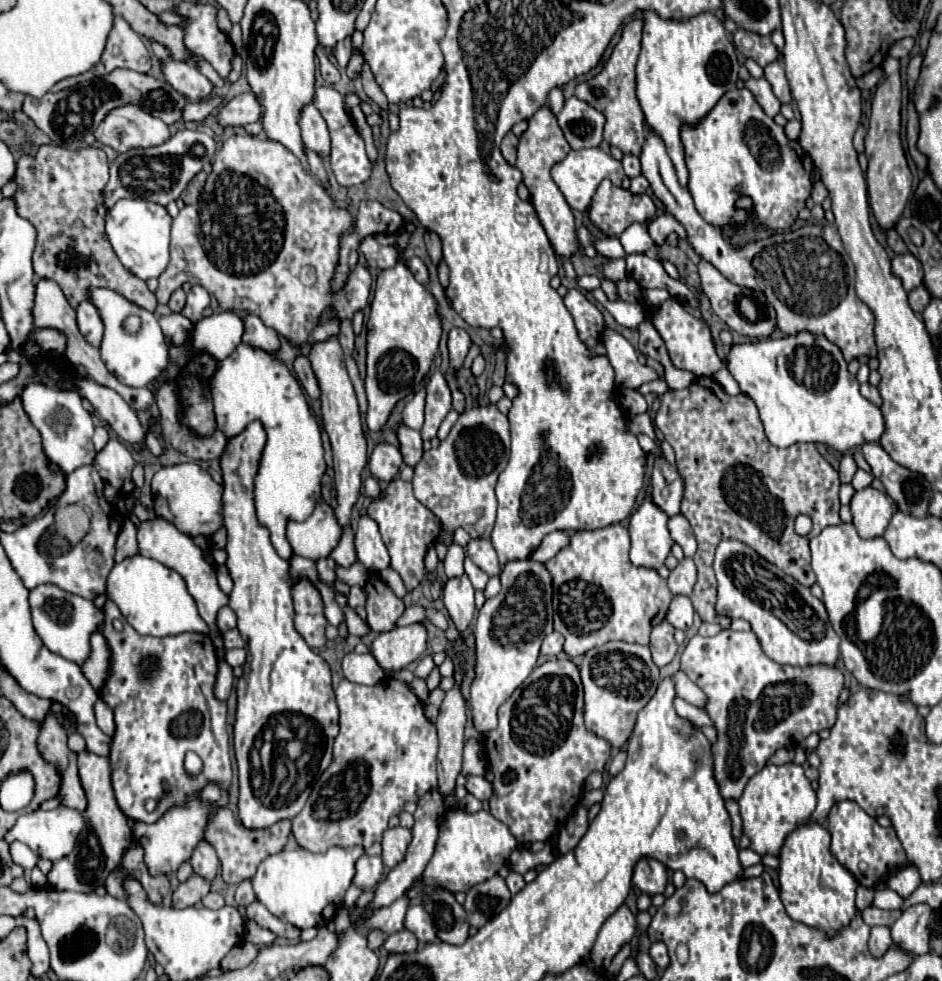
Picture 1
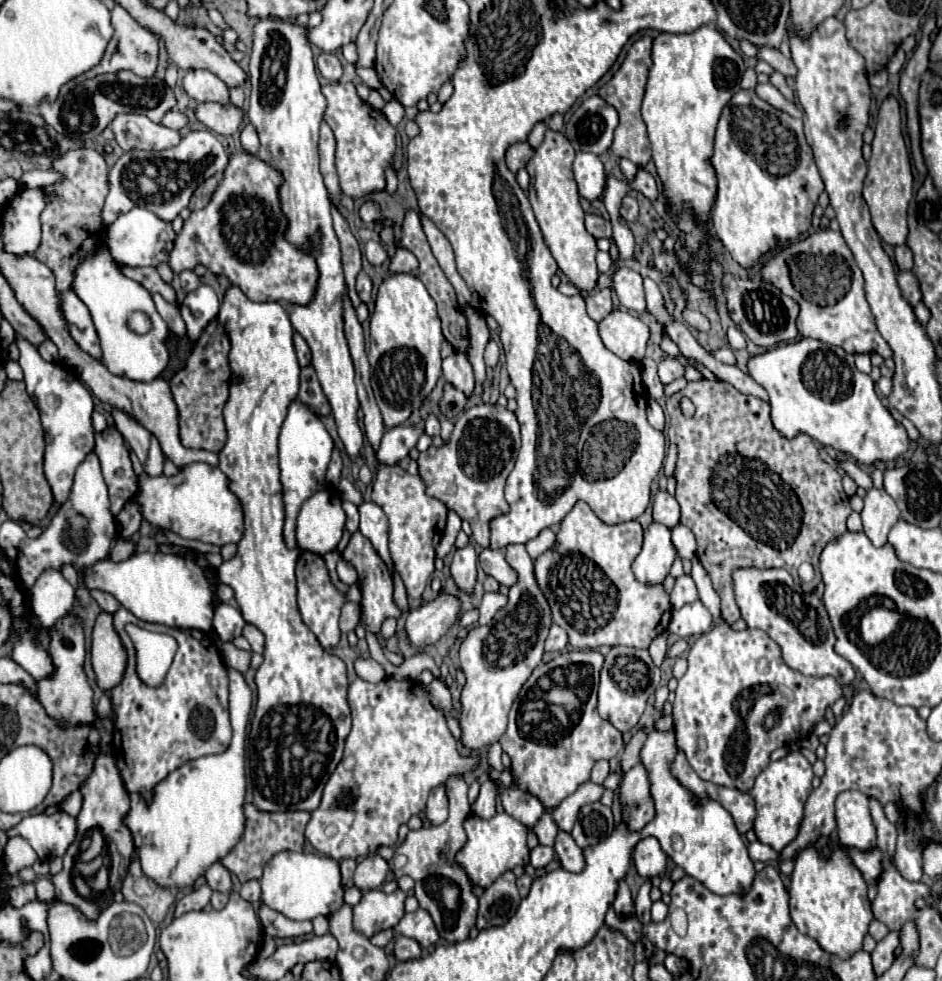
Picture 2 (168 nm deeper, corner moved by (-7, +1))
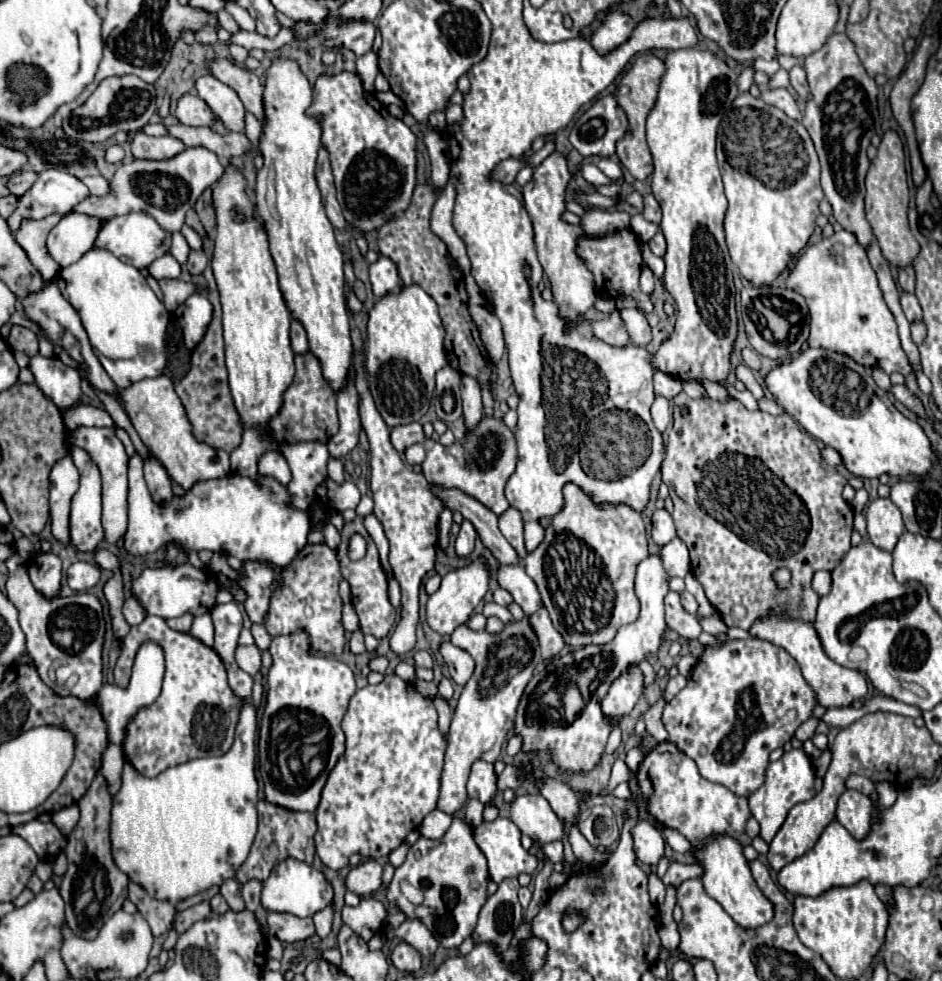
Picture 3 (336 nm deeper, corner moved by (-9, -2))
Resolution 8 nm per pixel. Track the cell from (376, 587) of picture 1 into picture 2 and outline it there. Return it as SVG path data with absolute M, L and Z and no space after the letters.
M355 531L351 535L349 545L345 547L345 551L341 553L341 557L351 563L359 575L359 589L361 589L361 625L371 631L371 633L379 633L381 623L387 617L401 617L401 611L397 609L397 605L393 603L393 581L391 581L391 573L387 569L387 565L379 559L377 551L373 549L371 541L367 537L361 535L361 531Z

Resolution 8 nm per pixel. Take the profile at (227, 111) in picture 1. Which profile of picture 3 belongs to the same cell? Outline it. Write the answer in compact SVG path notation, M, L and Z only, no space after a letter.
M187 94L179 100L175 116L179 118L181 124L187 124L187 126L209 126L209 128L213 128L217 122L217 118L209 110L209 106L199 96L193 96L193 94Z

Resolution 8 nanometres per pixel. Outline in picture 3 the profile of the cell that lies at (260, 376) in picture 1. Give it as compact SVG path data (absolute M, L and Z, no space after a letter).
M317 440L315 442L293 442L293 444L281 444L279 450L291 468L291 482L287 484L291 506L295 510L309 510L311 504L315 504L317 500L317 488L325 482L323 470L327 470L327 462L329 462L327 444L317 442Z

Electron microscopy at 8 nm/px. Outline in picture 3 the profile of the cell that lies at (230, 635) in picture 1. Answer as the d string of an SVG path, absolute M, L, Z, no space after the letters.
M253 624L253 626L251 626L251 634L253 634L255 646L257 646L259 650L267 650L267 648L269 648L271 636L269 636L269 632L267 632L261 624Z

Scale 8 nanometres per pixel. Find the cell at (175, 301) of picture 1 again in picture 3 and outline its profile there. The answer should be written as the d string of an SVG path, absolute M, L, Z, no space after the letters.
M191 250L189 260L187 260L187 270L189 270L189 274L191 274L191 276L199 276L199 274L203 274L205 266L207 266L207 258L205 258L203 250L199 250L199 252Z

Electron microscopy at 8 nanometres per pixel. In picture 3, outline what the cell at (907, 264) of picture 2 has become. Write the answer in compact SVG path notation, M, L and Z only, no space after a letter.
M911 266L899 268L899 286L905 292L913 292L915 290L915 270Z

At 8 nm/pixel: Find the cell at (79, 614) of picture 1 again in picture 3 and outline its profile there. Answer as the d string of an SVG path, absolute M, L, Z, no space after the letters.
M35 554L29 560L27 570L37 592L45 598L61 596L61 560L55 554Z

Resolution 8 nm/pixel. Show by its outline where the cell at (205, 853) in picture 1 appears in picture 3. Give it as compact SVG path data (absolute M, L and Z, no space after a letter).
M229 878L221 884L221 896L227 900L229 908L231 910L243 910L245 904L243 904L243 898L241 898L241 888L239 888L239 882Z

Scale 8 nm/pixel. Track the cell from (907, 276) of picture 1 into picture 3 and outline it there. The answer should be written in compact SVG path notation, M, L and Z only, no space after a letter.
M901 292L901 306L903 306L903 312L905 312L909 322L921 320L921 306L919 306L919 300L915 294Z

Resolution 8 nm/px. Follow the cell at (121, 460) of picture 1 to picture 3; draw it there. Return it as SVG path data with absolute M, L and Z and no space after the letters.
M77 428L75 430L75 444L87 450L93 462L101 470L103 478L103 528L105 540L115 544L127 530L127 462L129 456L121 440L115 436L115 428Z

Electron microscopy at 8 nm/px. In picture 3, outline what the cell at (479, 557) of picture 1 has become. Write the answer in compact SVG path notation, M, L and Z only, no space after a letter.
M499 564L497 582L501 588L505 588L513 596L513 600L523 608L525 614L533 614L539 608L539 604L541 604L539 590L537 590L535 582L527 576L523 566Z

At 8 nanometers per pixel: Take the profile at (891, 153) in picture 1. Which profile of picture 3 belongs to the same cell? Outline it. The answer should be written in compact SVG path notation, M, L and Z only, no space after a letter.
M891 128L881 138L875 160L871 160L865 186L867 186L867 196L865 196L867 222L873 228L873 234L881 246L883 256L889 260L889 264L895 264L895 266L911 264L913 258L919 254L919 244L913 238L907 224L909 186L907 186L907 172L905 172L905 150L899 134Z

